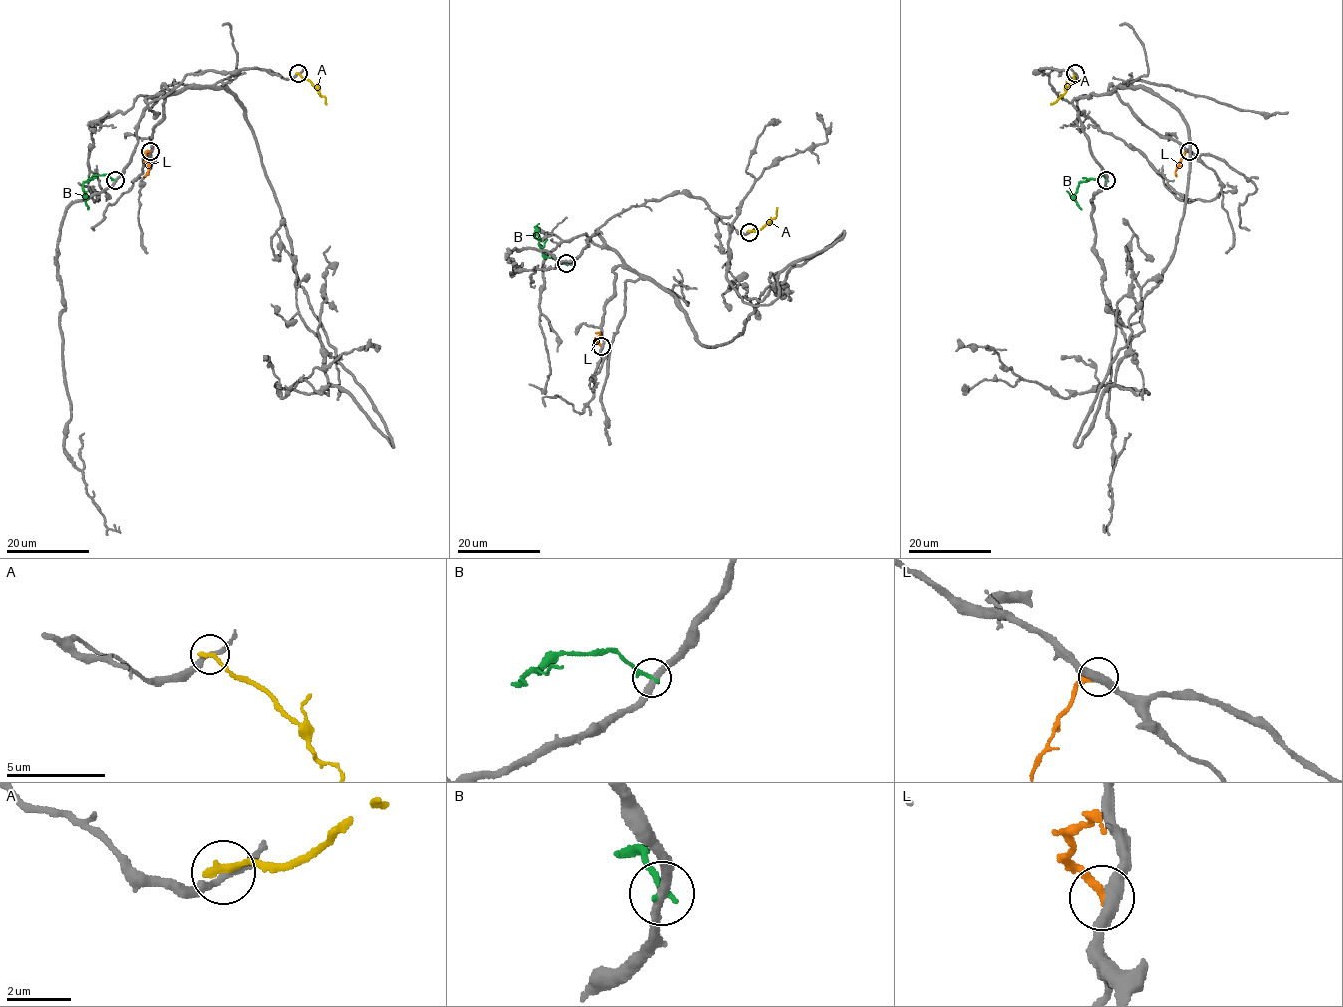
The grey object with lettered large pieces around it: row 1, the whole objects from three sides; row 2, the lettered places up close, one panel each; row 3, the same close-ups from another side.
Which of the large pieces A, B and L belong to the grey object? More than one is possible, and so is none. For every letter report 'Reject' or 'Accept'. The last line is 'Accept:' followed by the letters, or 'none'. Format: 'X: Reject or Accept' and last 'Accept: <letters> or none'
A: Reject
B: Reject
L: Reject
Accept: none

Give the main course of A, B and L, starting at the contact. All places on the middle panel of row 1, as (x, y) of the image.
A: (749, 231), (759, 230), (773, 219), (777, 208)
B: (566, 263), (546, 257), (534, 235), (537, 232), (539, 239)
L: (601, 346), (597, 341), (600, 333), (596, 333)

